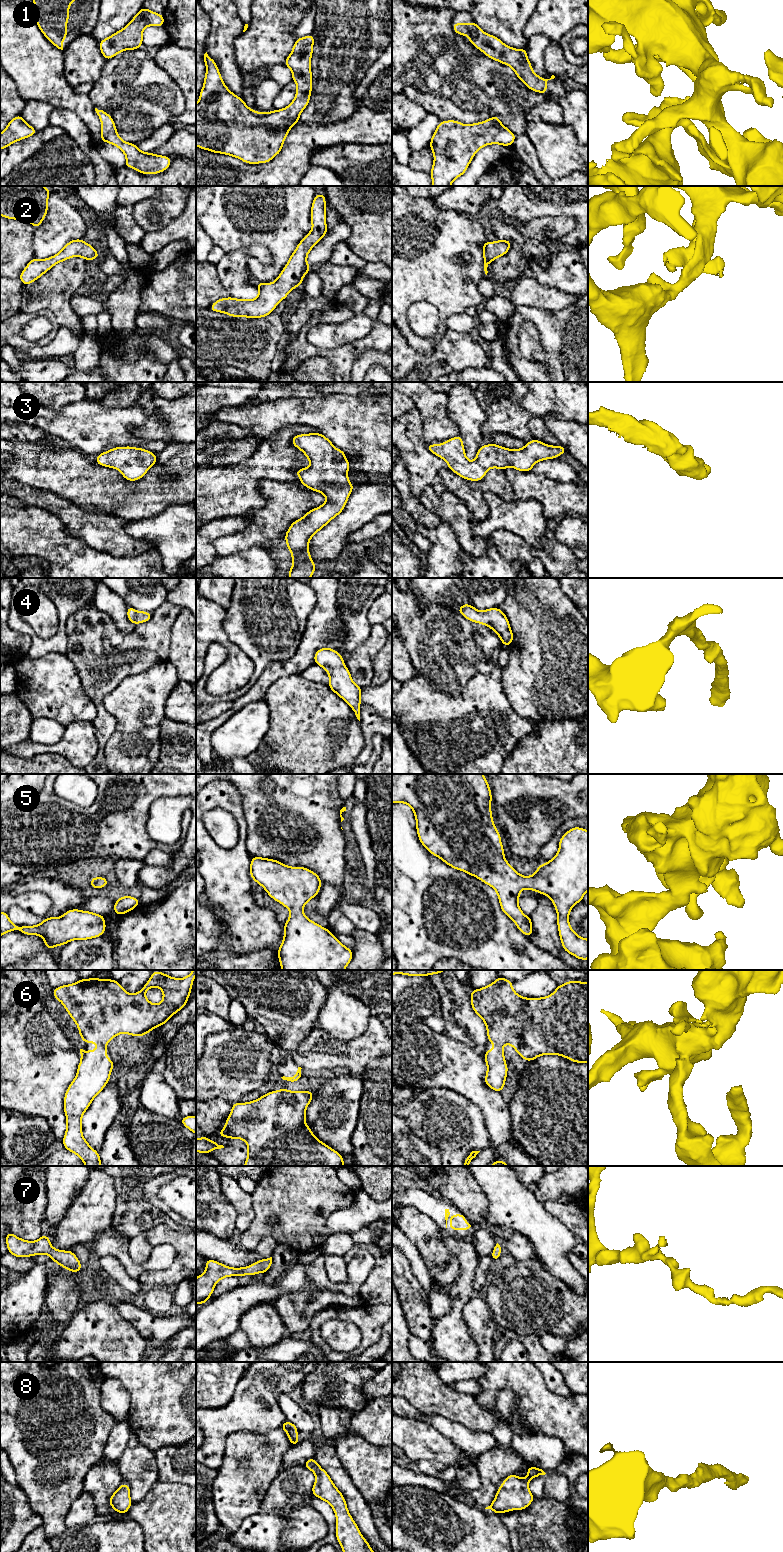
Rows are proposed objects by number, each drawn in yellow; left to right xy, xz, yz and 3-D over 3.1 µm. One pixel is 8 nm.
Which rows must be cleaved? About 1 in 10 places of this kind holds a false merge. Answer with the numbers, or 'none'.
none

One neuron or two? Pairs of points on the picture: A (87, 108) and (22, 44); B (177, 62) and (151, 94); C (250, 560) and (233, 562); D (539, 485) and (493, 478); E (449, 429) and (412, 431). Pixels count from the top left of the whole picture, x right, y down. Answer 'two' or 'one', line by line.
A: one
B: two
C: one
D: two
E: two

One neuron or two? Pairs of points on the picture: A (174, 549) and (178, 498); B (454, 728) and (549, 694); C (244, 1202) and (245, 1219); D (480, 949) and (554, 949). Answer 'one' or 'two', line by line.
A: two
B: two
C: one
D: two

